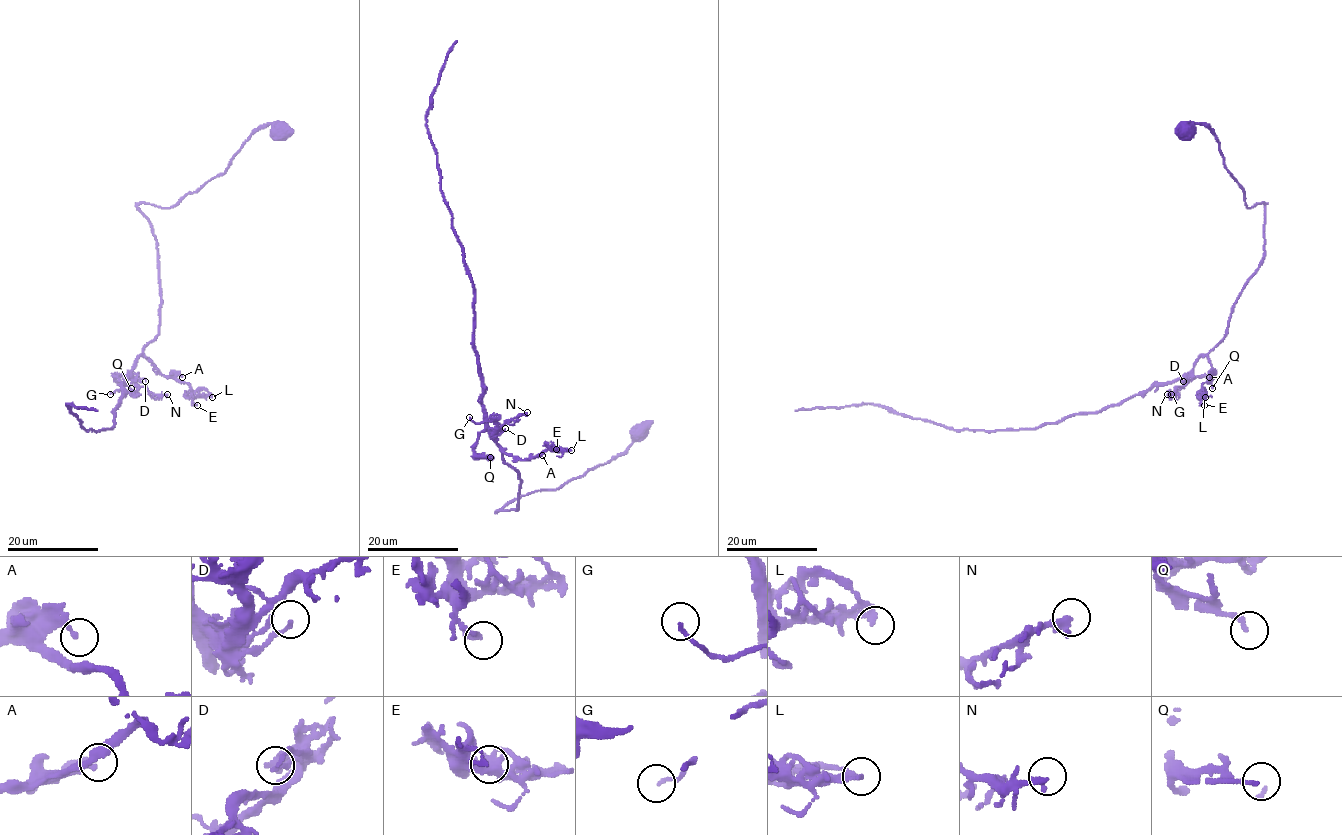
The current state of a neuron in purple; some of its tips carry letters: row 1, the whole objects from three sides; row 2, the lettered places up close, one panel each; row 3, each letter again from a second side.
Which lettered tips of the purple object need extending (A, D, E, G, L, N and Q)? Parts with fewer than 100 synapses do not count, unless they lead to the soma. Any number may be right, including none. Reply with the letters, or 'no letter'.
no letter

